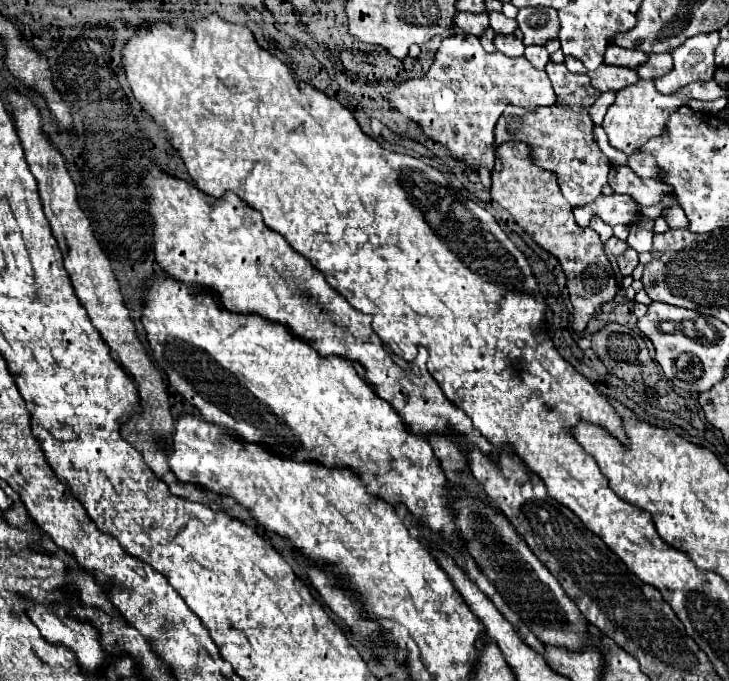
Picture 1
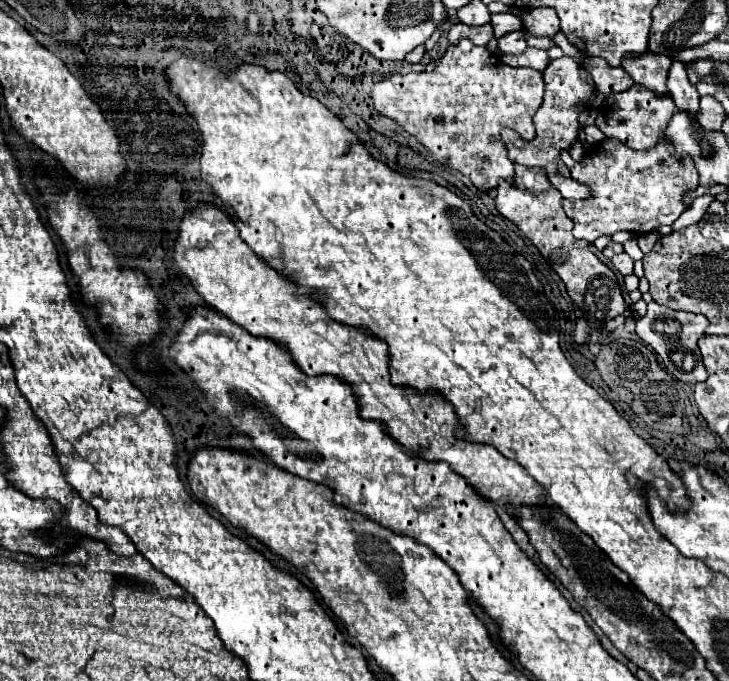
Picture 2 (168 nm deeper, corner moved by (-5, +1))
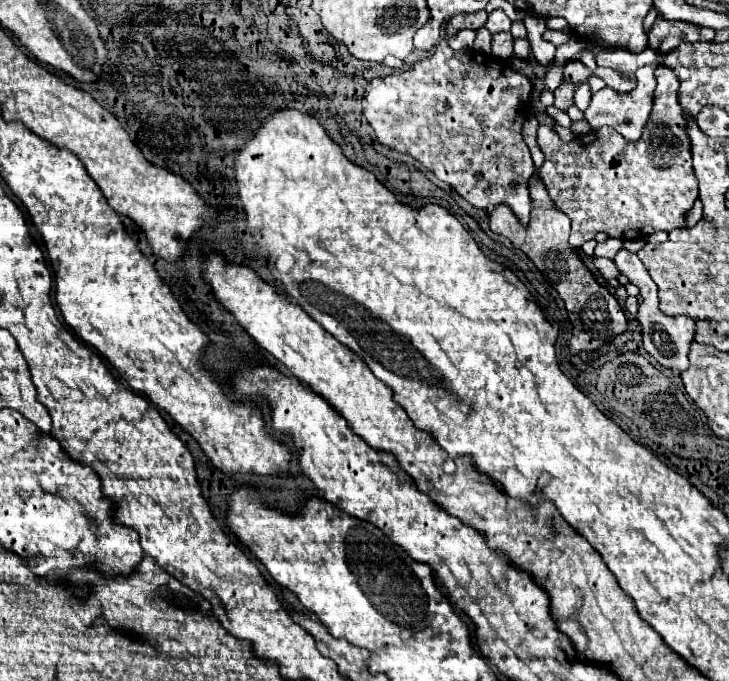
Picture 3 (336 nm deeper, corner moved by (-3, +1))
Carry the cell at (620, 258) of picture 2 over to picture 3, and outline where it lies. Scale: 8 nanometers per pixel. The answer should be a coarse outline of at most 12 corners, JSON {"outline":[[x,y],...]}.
{"outline":[[595,258],[595,266],[607,280],[621,274],[609,258]]}

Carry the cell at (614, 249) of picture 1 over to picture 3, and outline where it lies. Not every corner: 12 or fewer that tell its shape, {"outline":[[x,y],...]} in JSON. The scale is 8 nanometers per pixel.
{"outline":[[609,238],[595,246],[595,256],[615,258],[621,240]]}

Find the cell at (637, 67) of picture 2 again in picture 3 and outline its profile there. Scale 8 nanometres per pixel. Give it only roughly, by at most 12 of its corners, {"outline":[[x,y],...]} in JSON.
{"outline":[[679,80],[639,142],[539,126],[569,244],[683,226],[697,200]]}

